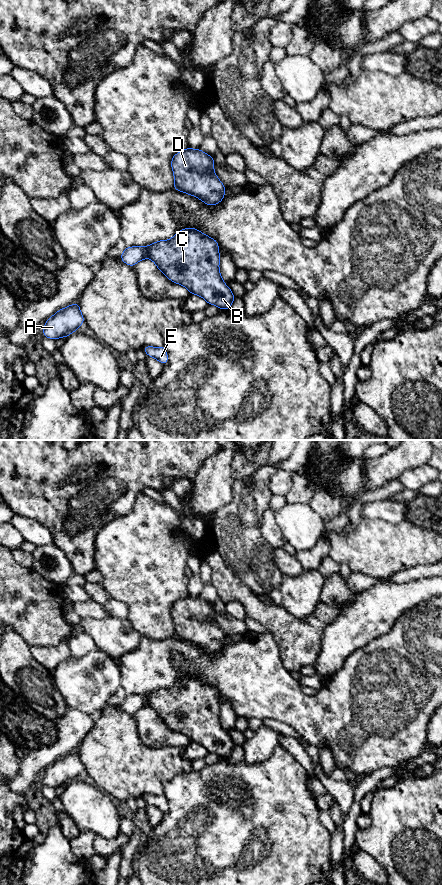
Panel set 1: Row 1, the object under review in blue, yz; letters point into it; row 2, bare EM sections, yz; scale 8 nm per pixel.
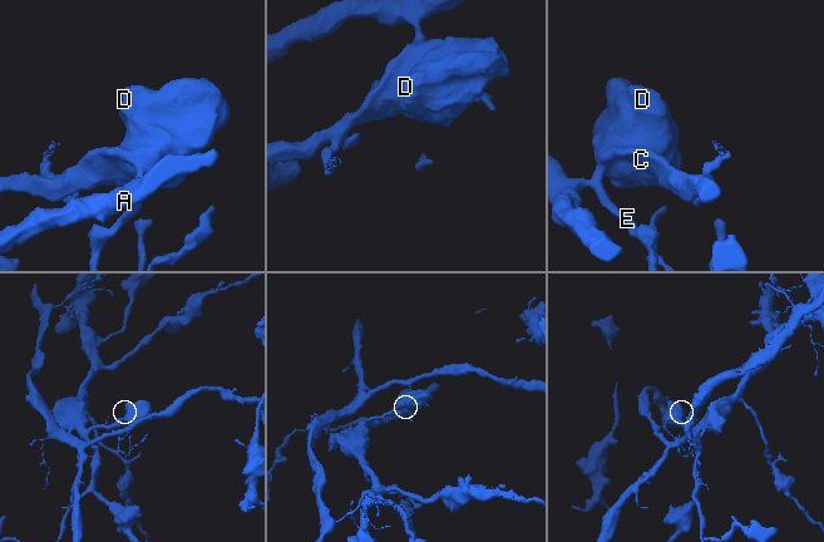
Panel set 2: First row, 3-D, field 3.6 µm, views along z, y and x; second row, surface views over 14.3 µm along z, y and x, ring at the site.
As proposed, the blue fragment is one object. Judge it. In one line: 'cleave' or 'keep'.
keep

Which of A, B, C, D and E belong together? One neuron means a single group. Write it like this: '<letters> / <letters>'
A B C D E

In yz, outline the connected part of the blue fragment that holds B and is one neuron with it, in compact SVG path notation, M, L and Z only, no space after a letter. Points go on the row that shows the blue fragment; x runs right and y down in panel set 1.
M196 228L181 229L171 239L159 240L145 247L126 247L120 258L132 267L141 260L151 259L171 282L184 286L190 294L202 297L208 305L215 305L221 310L228 310L235 300L232 290L225 284L220 273L218 242Z

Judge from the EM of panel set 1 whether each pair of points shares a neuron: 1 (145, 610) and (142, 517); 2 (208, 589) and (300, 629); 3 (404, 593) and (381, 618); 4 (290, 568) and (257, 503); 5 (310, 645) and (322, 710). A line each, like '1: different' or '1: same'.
1: same
2: different
3: same
4: different
5: different

